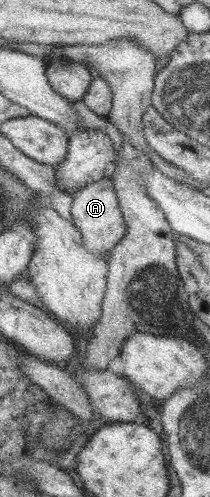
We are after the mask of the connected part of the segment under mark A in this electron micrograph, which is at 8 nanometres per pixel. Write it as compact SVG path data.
M112 177L94 181L73 194L72 223L81 232L83 245L99 255L108 254L126 236L127 228Z

